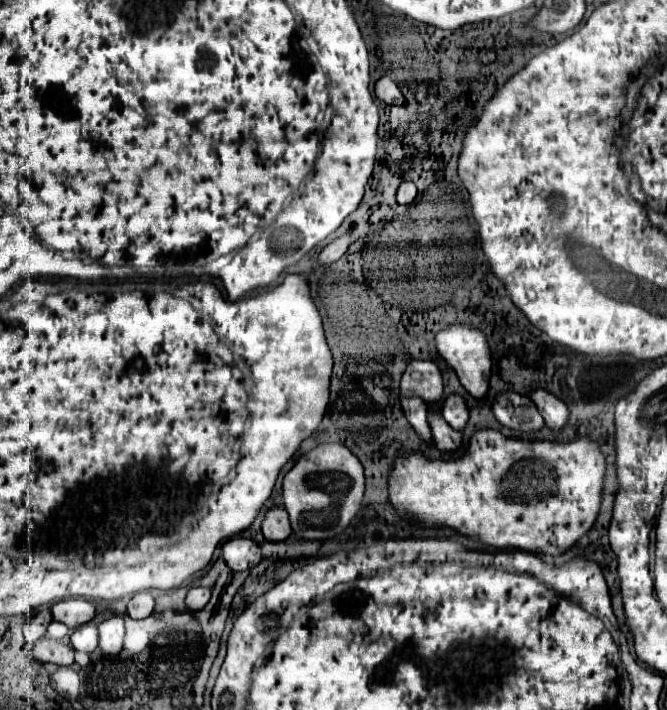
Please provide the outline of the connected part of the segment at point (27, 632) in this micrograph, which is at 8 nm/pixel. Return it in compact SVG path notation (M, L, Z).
M42 610L42 612L36 612L34 616L30 616L24 624L24 636L26 636L26 642L28 644L34 644L38 642L44 634L46 634L46 628L52 620L52 614L50 610Z

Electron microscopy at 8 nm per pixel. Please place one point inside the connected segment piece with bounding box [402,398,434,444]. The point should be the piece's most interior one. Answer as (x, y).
(415, 410)

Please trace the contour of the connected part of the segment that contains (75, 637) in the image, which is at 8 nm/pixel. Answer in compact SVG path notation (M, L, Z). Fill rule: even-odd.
M86 624L70 636L70 644L78 652L94 652L98 646L98 628L94 624Z

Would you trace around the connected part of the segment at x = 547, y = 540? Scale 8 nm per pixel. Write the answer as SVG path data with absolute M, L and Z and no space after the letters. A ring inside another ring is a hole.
M478 430L462 458L442 462L428 460L422 454L408 454L396 460L390 478L390 500L400 516L414 516L422 526L450 526L494 548L522 548L558 556L578 542L594 524L604 482L604 458L596 444L588 438L570 442L520 440L508 438L498 430Z

